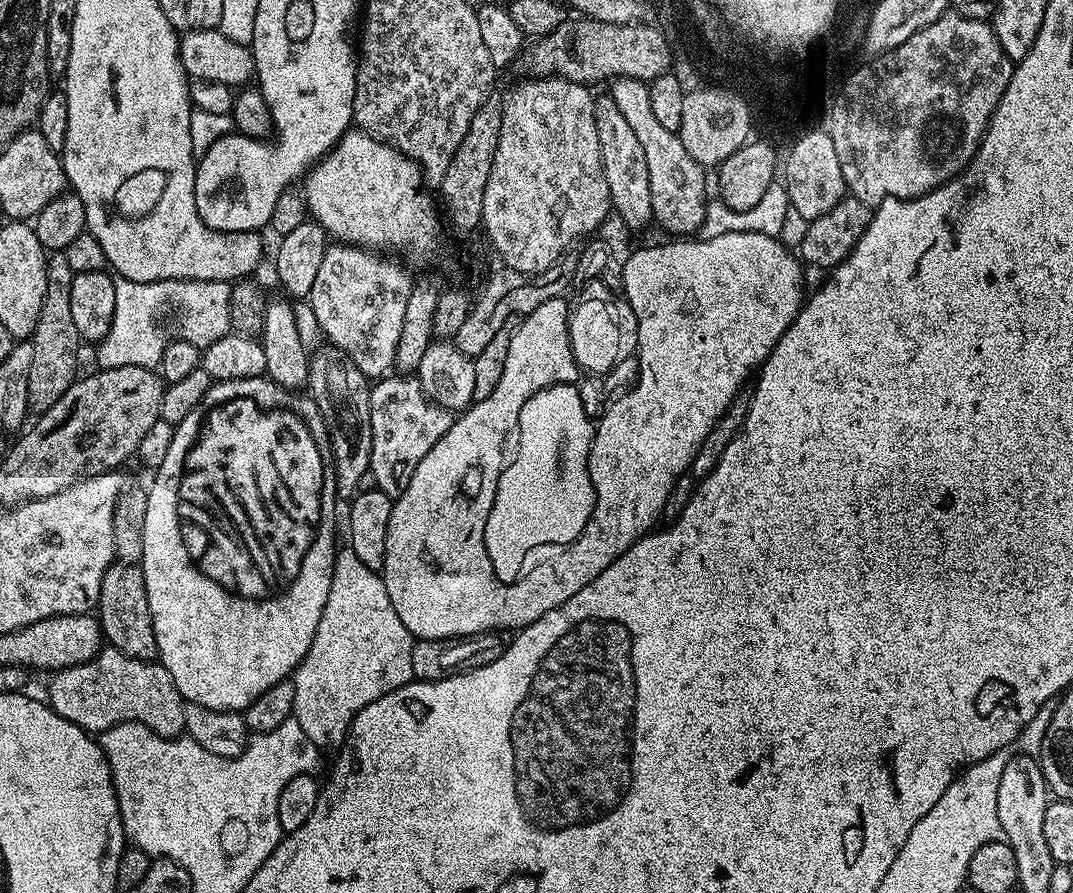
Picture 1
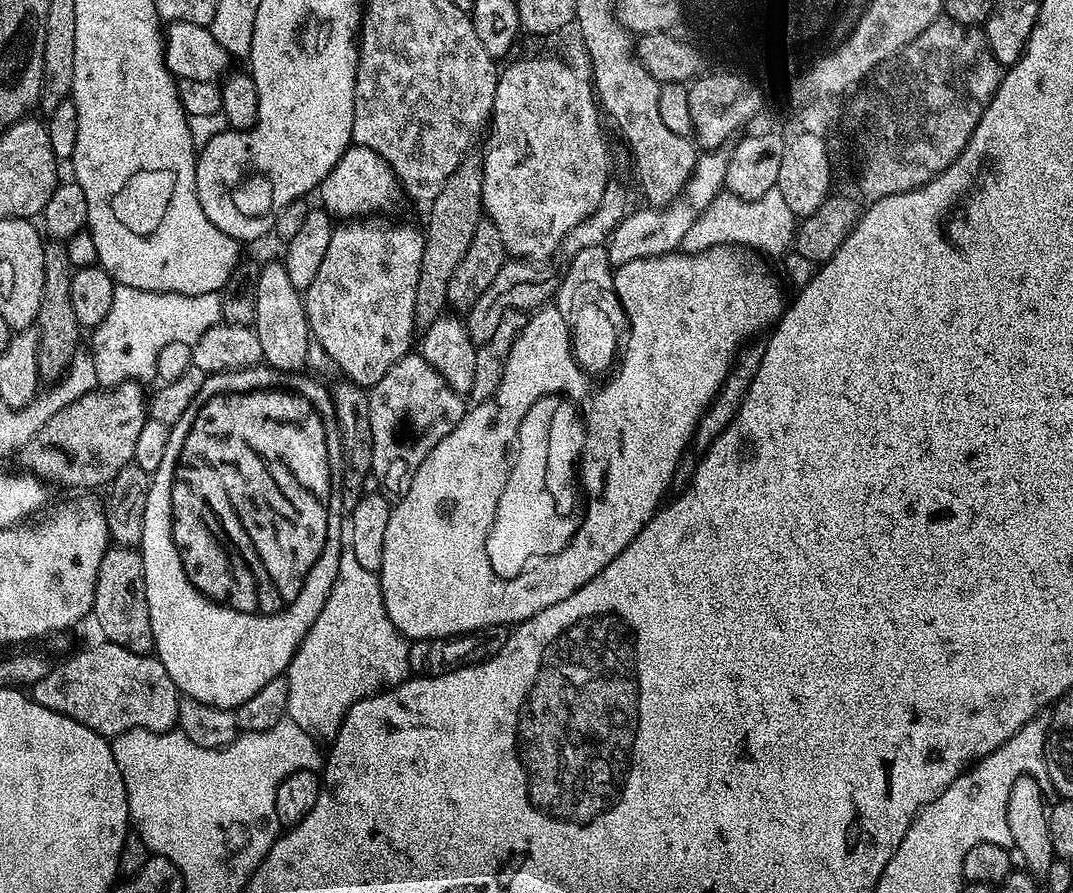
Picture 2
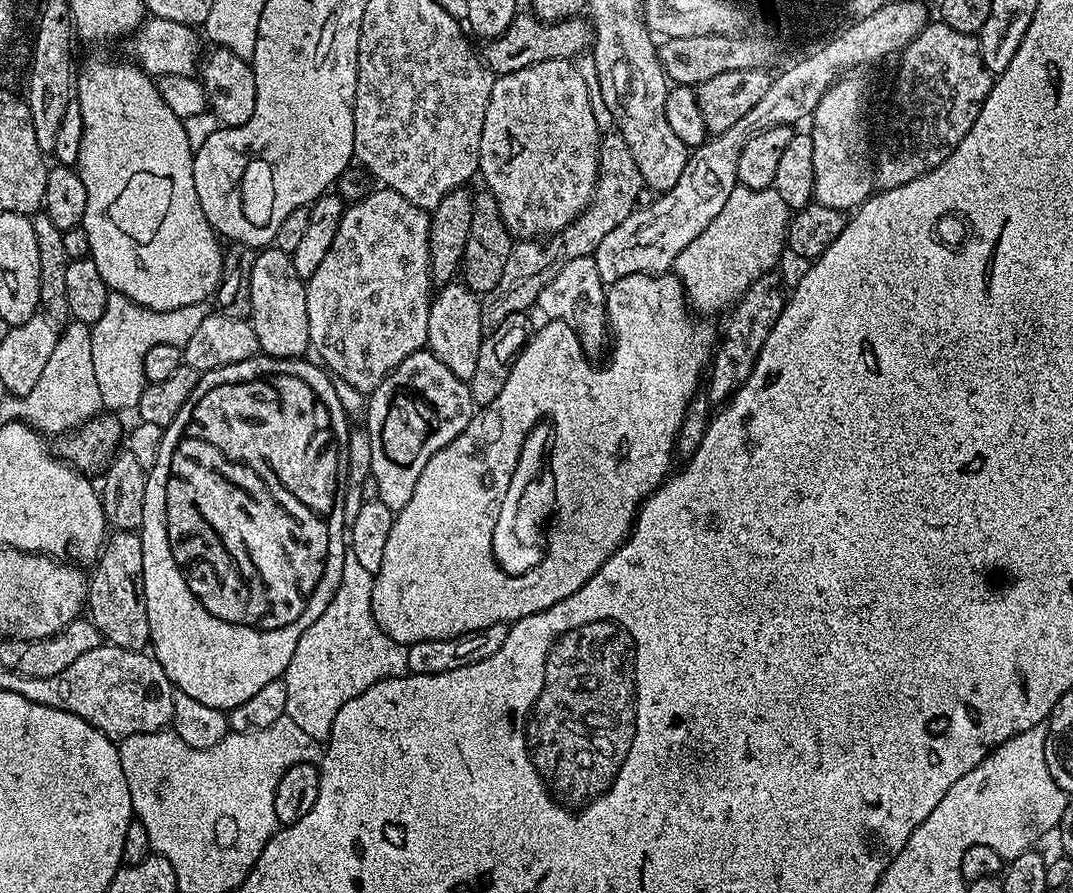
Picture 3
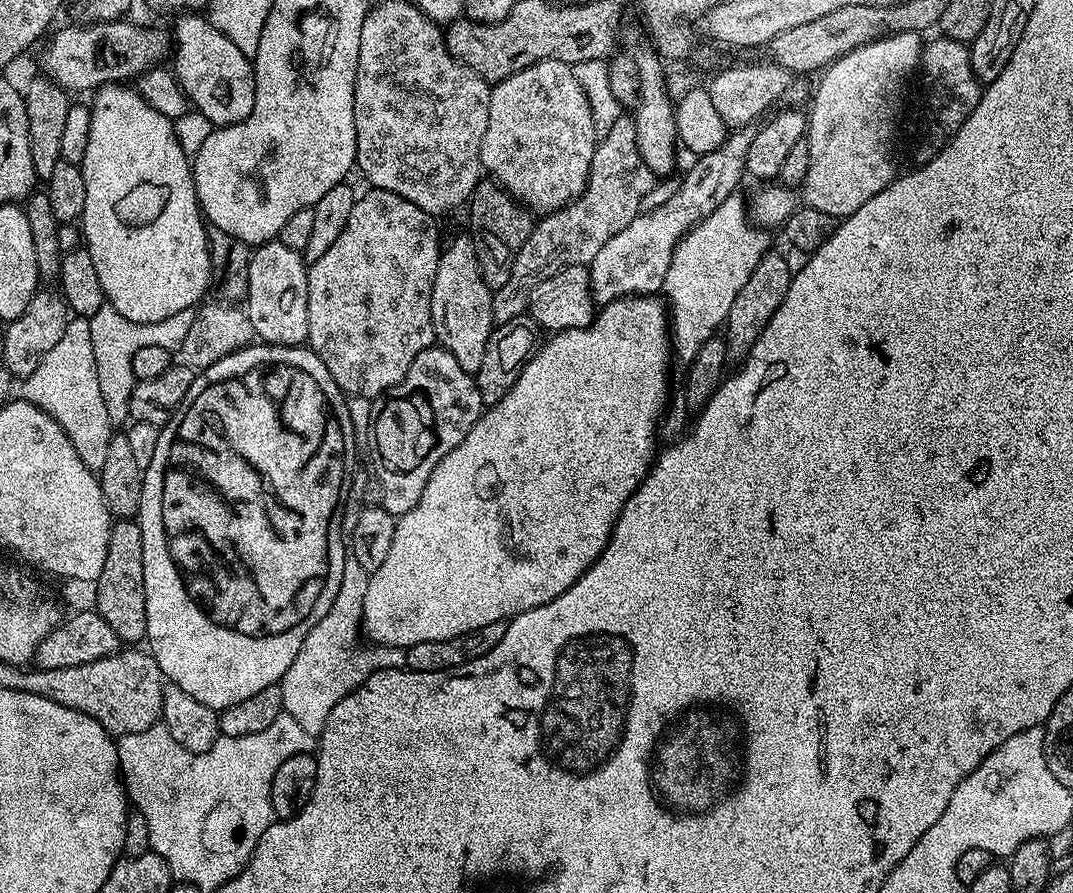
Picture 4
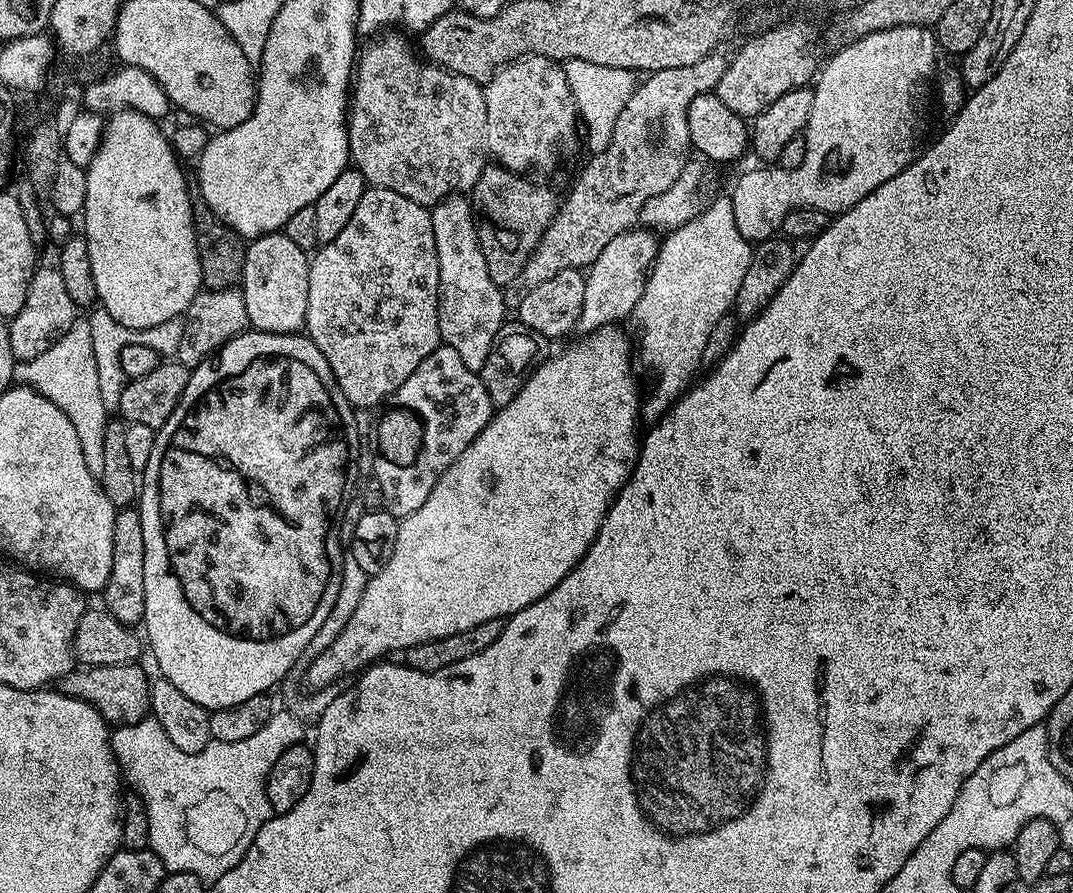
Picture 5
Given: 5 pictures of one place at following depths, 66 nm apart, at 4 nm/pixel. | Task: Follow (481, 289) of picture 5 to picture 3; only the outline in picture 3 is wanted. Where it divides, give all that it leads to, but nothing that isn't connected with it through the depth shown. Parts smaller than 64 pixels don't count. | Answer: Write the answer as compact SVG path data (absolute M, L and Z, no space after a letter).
M449 282L433 295L430 306L427 351L433 352L439 360L446 362L446 366L450 366L450 370L454 370L454 374L458 374L458 378L466 381L474 374L474 365L478 362L478 350L486 335L486 327L484 328L486 316L482 311L482 304L480 308L480 300L481 297L471 292L462 282Z

